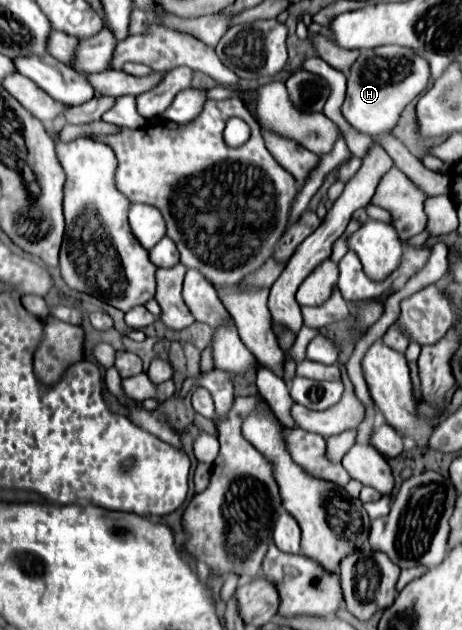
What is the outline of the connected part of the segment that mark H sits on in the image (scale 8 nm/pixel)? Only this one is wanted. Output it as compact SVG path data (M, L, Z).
M382 45L376 49L366 49L350 67L348 91L342 103L342 115L360 133L372 137L388 133L396 125L402 109L426 89L428 79L430 79L428 61L412 53L412 49L408 47Z

